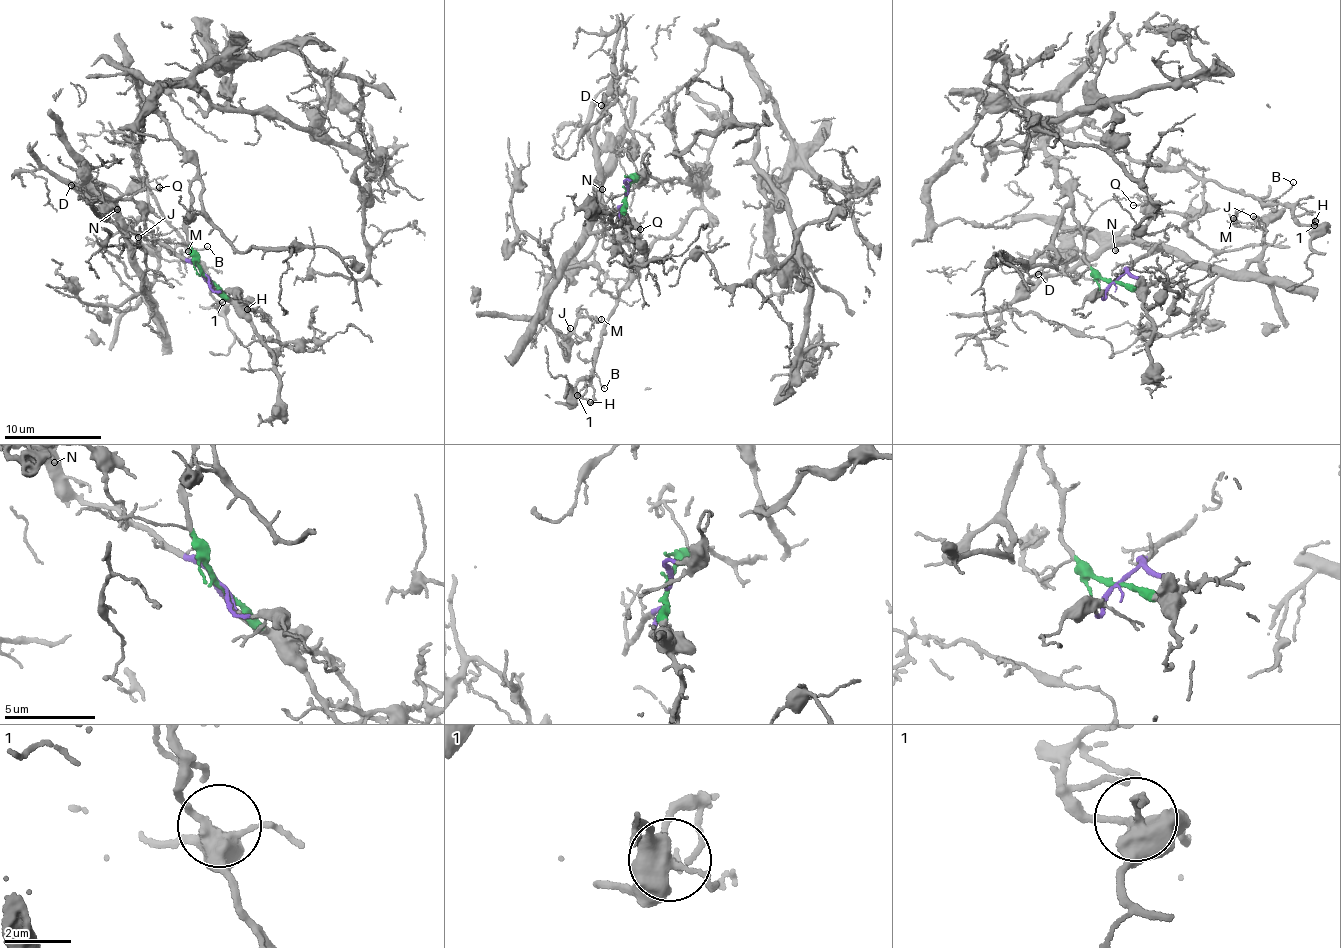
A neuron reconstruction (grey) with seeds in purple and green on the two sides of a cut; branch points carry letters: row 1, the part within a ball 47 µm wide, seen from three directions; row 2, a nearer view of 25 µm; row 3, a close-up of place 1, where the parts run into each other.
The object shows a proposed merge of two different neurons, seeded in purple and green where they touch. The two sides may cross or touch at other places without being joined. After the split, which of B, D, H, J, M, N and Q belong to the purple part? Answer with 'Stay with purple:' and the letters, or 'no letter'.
Stay with purple: D, J, M, N, Q

